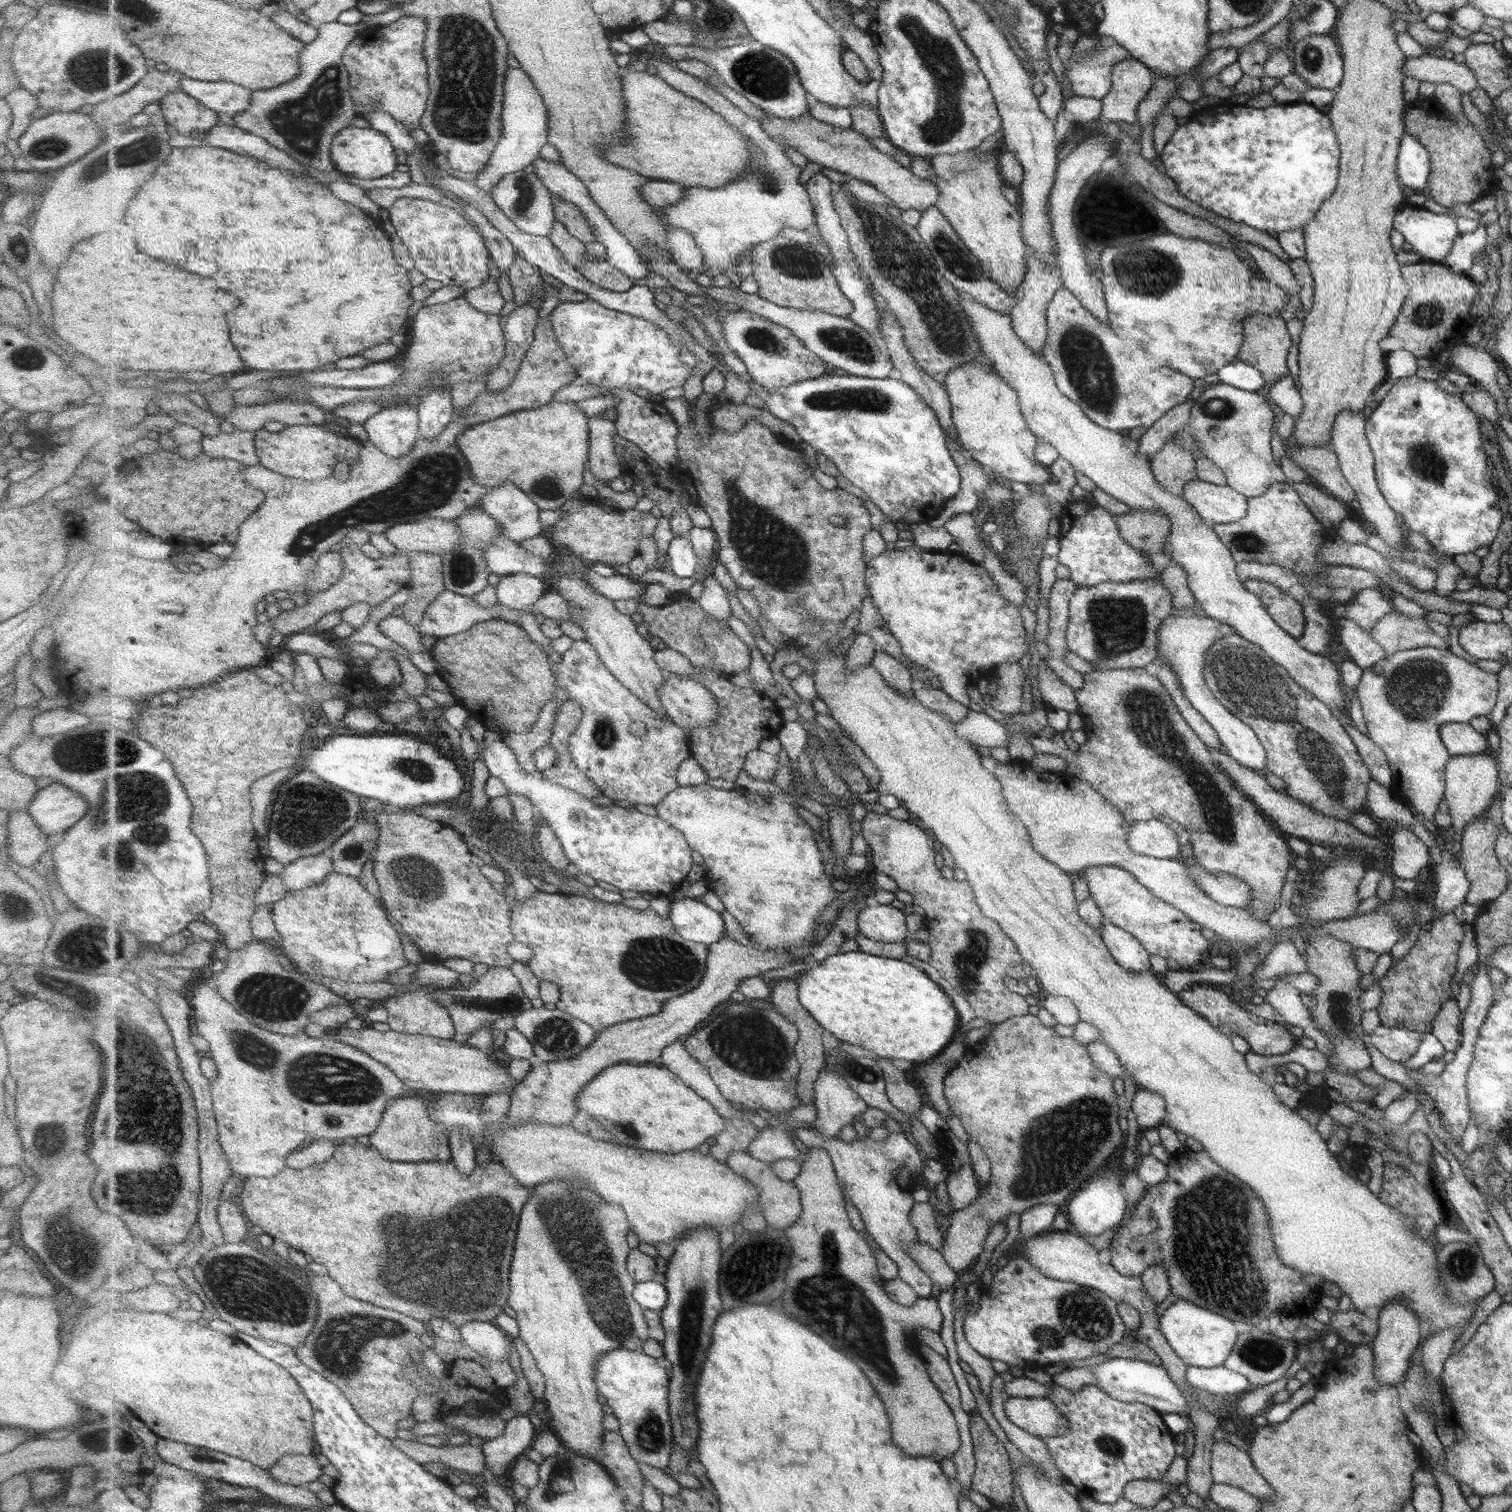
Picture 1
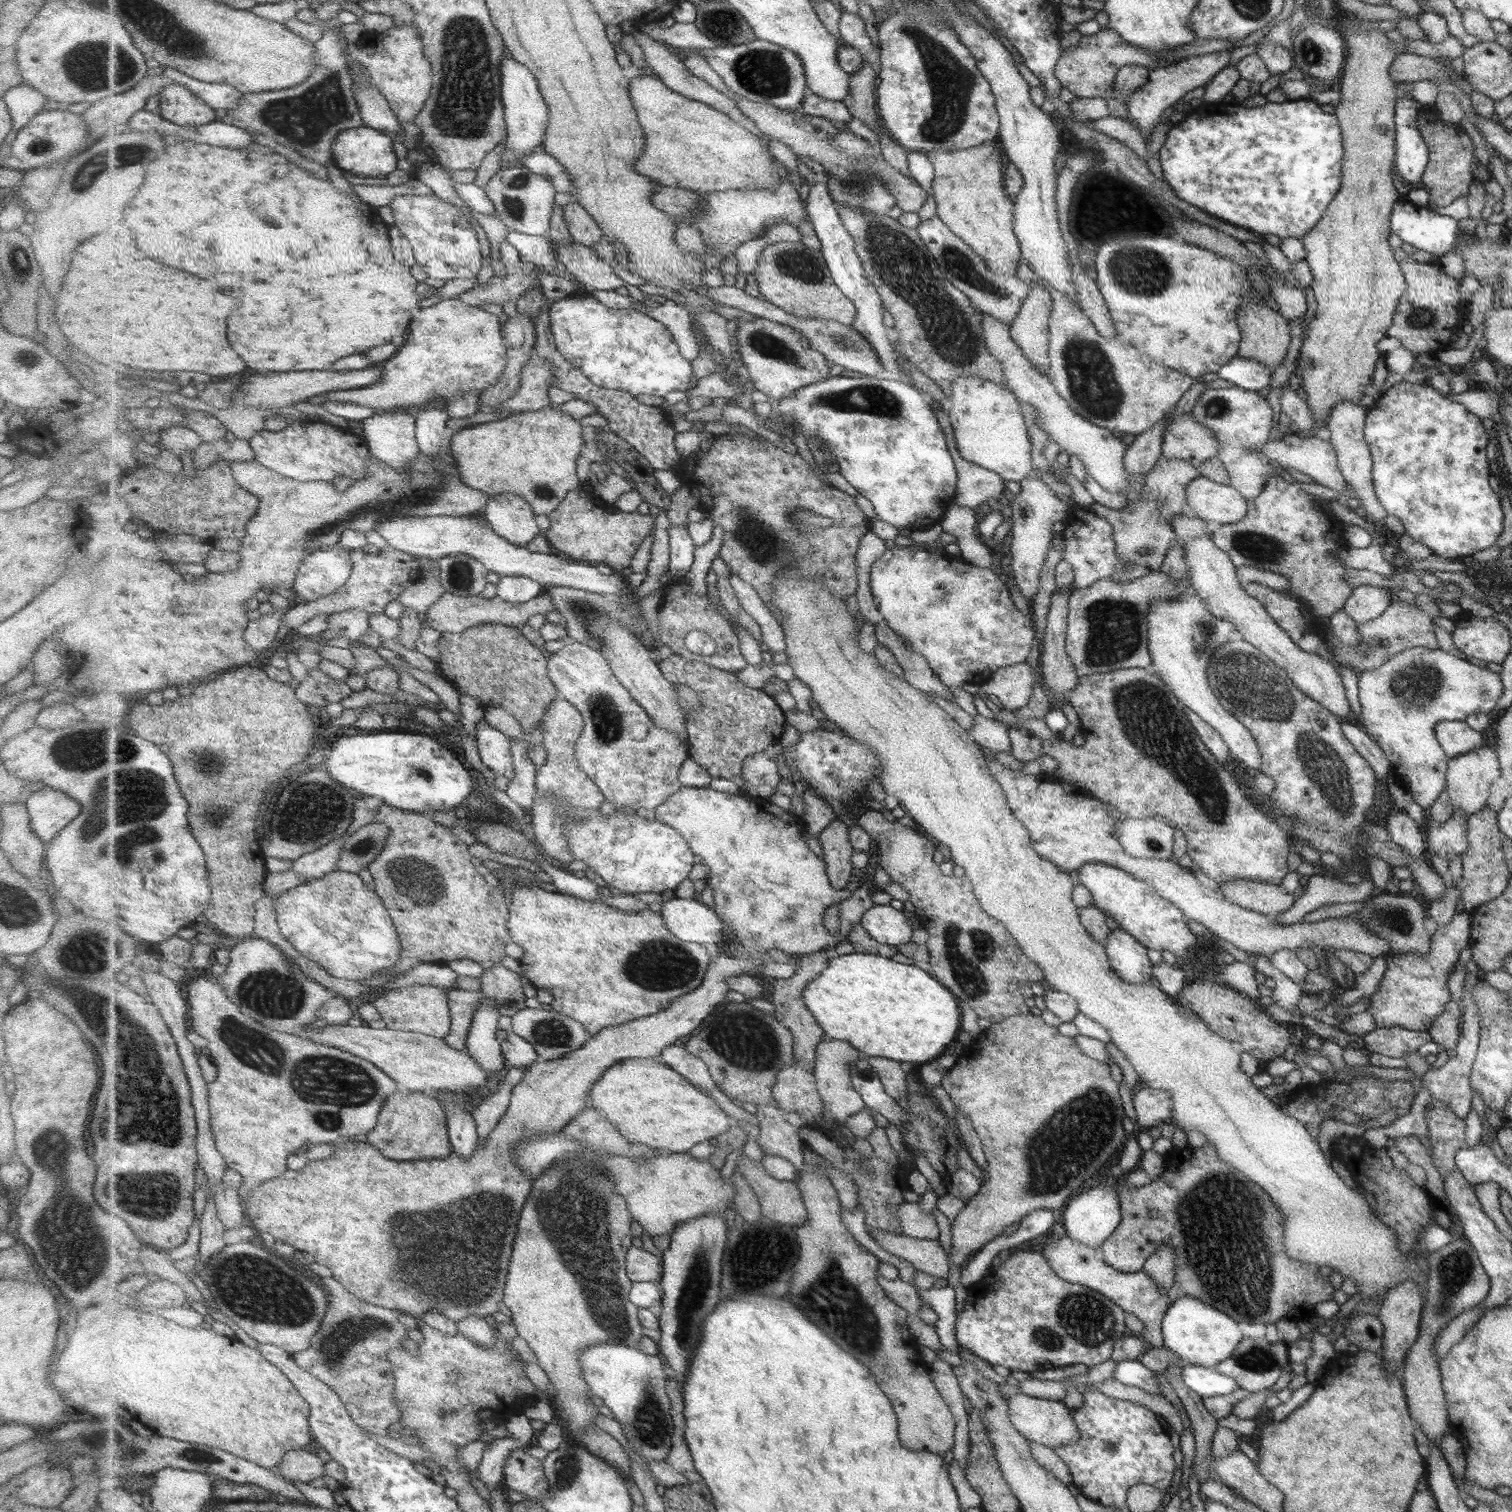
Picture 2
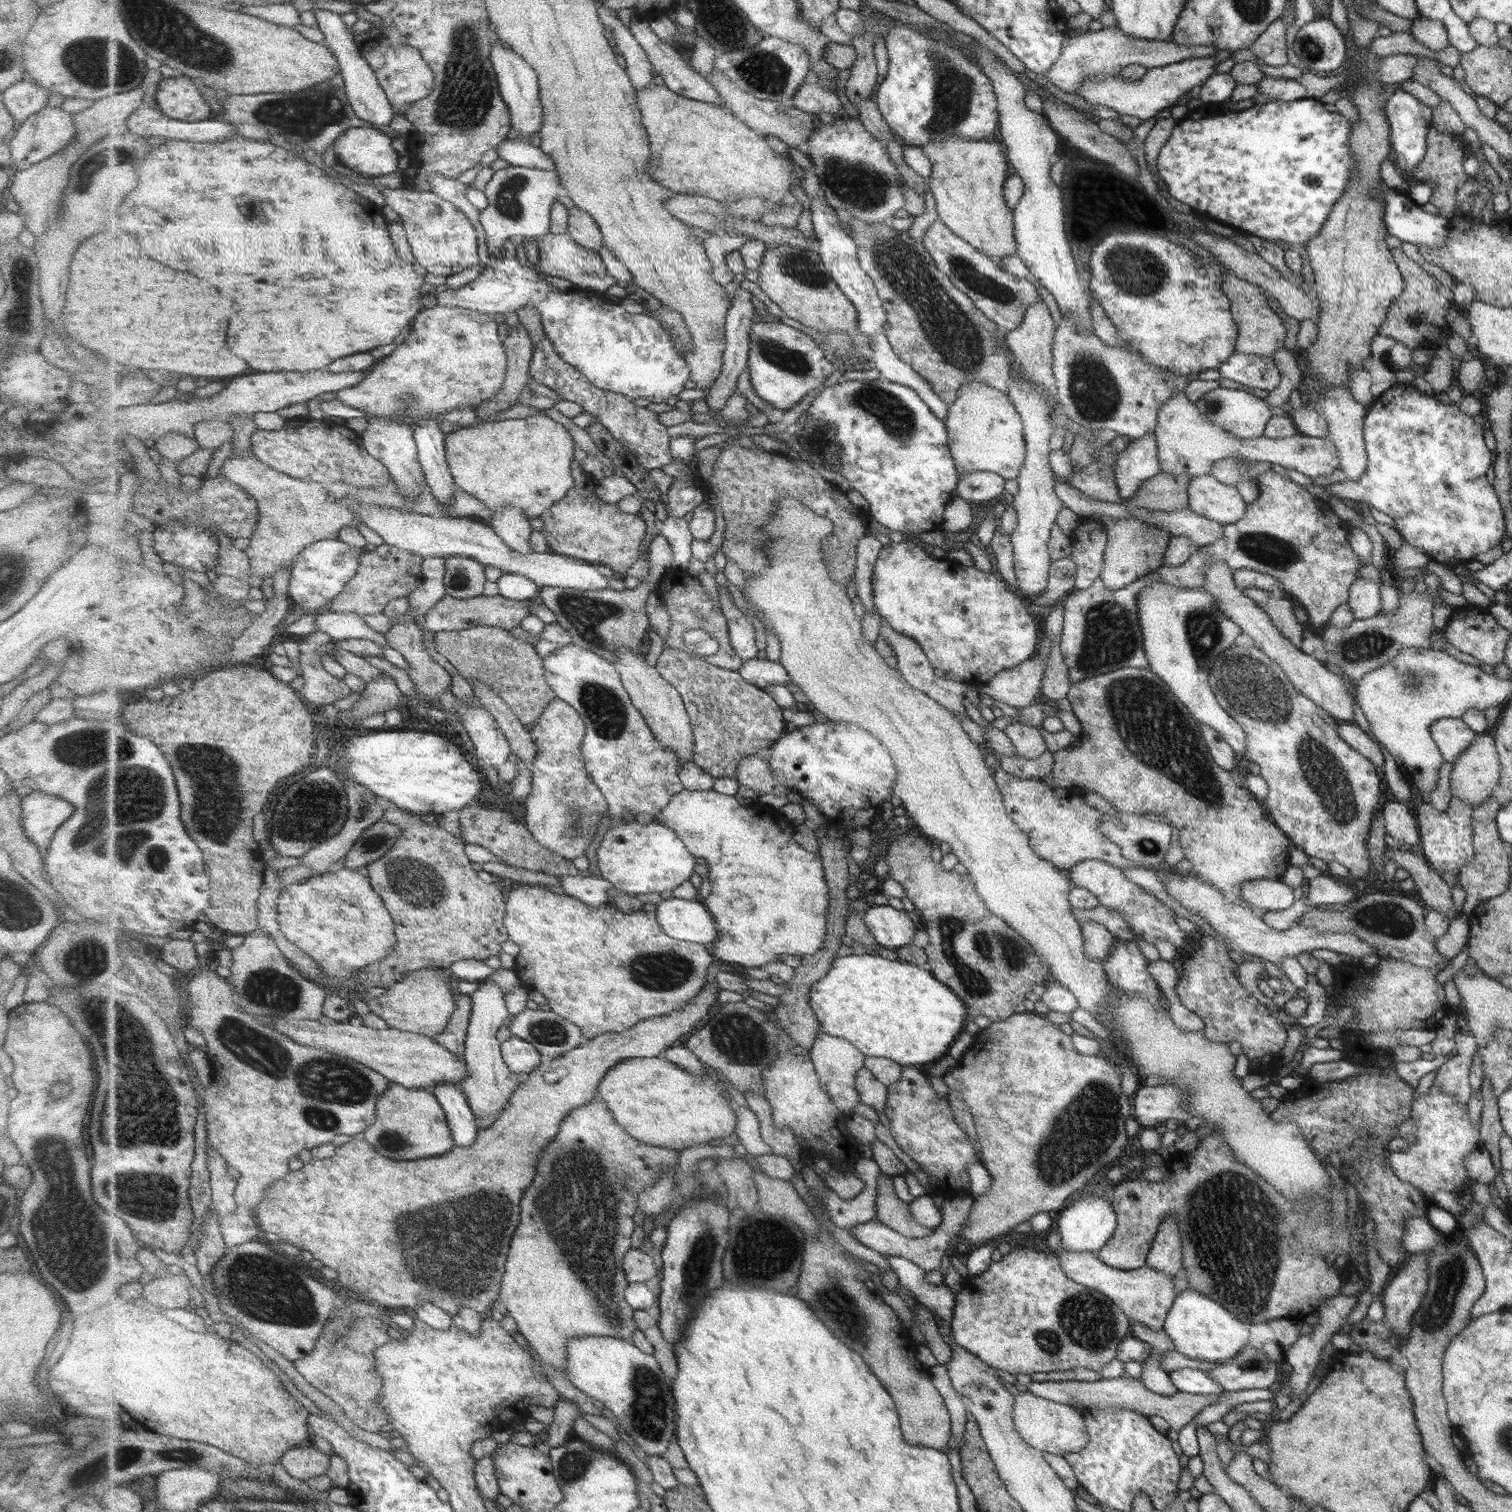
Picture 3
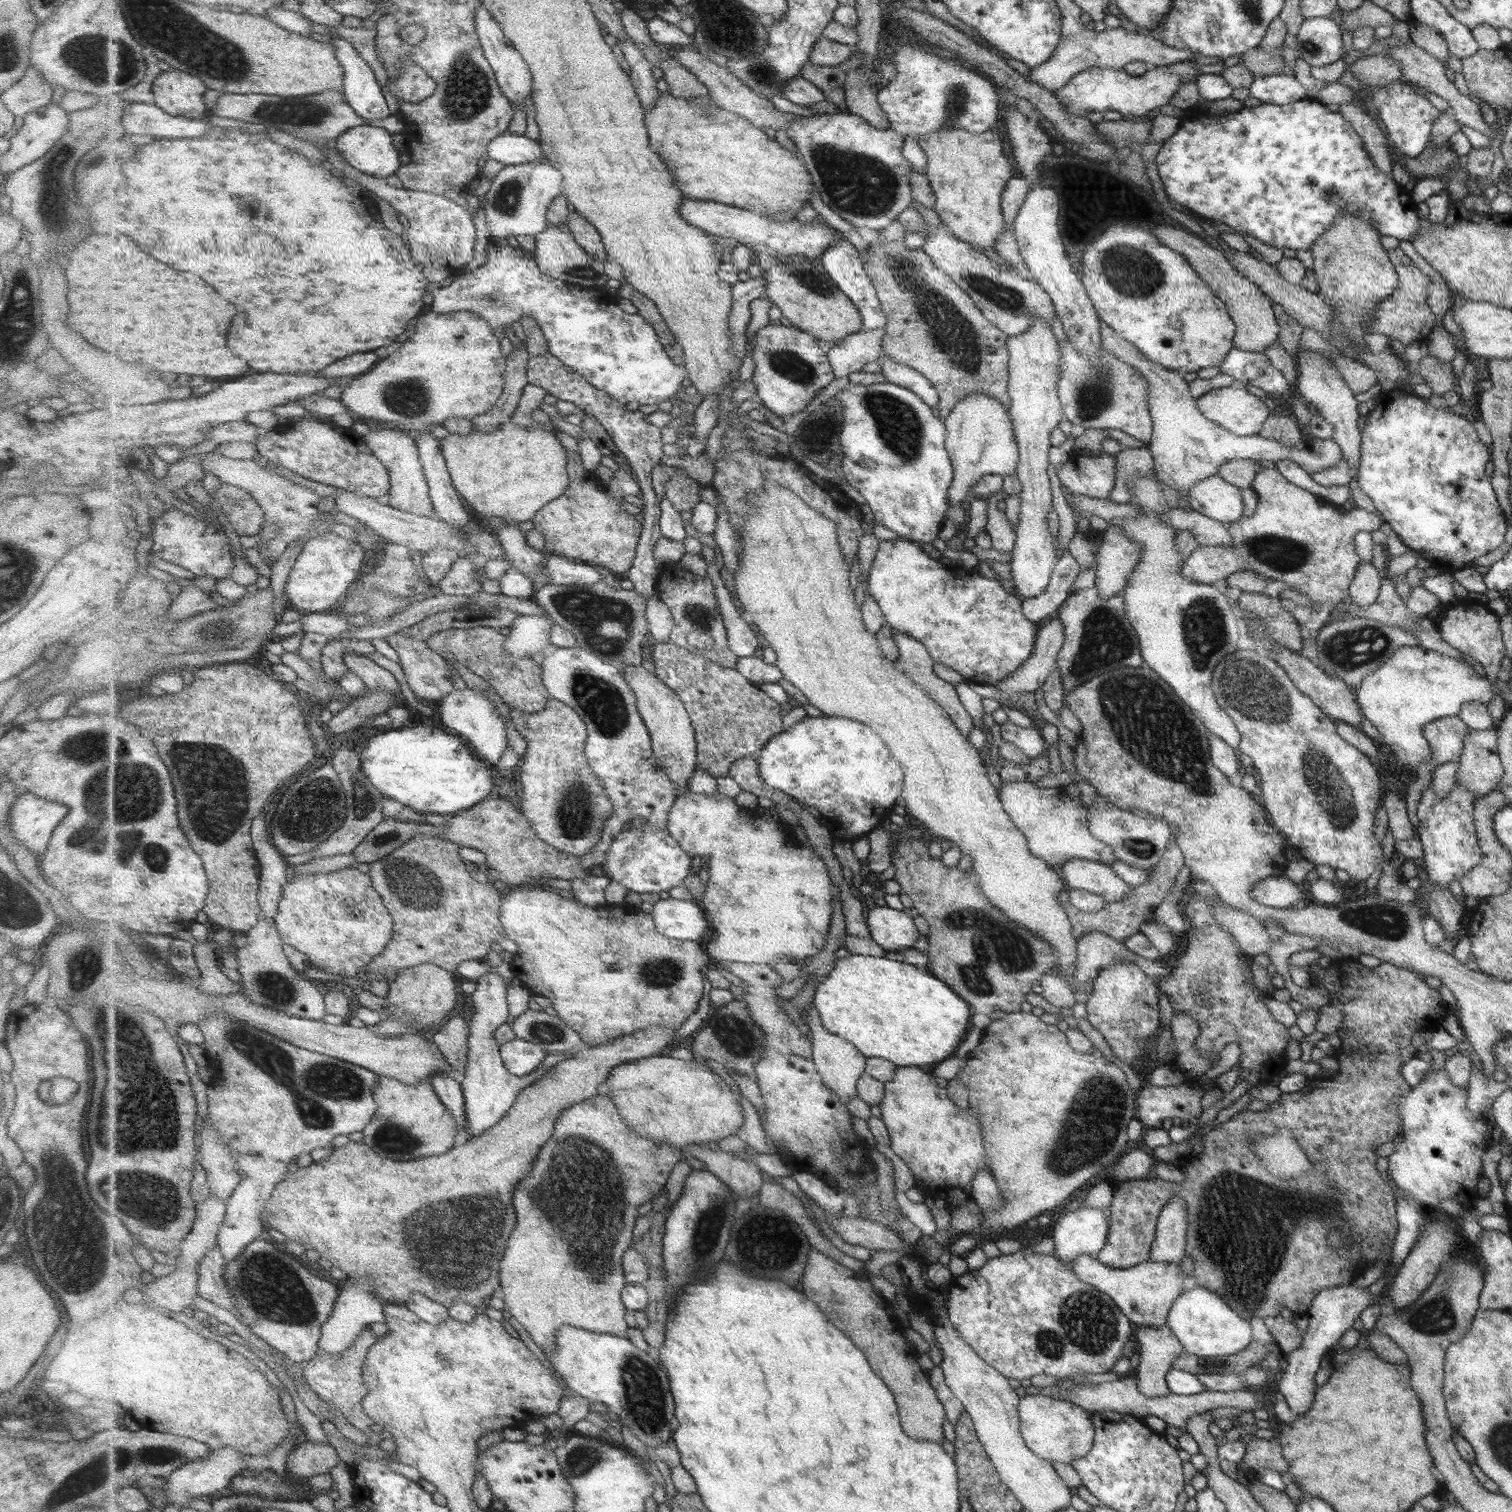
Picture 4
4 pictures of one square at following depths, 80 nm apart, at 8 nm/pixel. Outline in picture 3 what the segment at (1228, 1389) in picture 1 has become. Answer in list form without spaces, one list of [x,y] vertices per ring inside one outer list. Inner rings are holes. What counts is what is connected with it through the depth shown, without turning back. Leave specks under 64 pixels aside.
[[[1183,1368],[1169,1371],[1166,1375],[1179,1393],[1206,1395],[1222,1391],[1220,1386],[1206,1375],[1205,1368]]]

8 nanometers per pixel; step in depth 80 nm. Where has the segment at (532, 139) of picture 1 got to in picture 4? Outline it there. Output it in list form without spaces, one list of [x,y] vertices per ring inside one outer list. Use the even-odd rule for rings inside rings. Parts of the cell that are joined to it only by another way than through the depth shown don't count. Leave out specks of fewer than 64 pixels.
[[[484,3],[479,5],[476,10],[475,22],[477,22],[478,35],[482,41],[483,51],[486,52],[486,58],[496,72],[503,94],[510,98],[515,110],[523,107],[525,112],[525,98],[529,95],[532,98],[532,90],[534,88],[532,70],[525,62],[525,59],[523,59],[523,55],[515,50],[515,47],[505,44],[506,34],[503,32],[502,26]]]

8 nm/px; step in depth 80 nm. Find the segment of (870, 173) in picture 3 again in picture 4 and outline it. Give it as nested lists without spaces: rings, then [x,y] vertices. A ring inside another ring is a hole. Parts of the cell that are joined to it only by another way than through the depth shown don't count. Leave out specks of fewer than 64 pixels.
[[[849,112],[799,117],[792,122],[790,130],[790,138],[796,146],[795,153],[810,170],[822,202],[853,227],[883,230],[911,207],[913,200],[909,174],[913,168],[904,155],[904,134],[891,127],[877,128],[867,119]]]

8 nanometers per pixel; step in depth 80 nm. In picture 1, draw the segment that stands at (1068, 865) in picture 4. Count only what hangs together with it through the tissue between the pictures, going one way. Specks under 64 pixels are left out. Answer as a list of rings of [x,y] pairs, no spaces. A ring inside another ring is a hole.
[[[1095,866],[1083,870],[1090,897],[1098,906],[1105,922],[1129,931],[1147,950],[1149,955],[1173,958],[1179,967],[1187,969],[1199,960],[1207,942],[1199,934],[1197,923],[1183,911],[1152,895],[1130,872],[1115,866]]]

